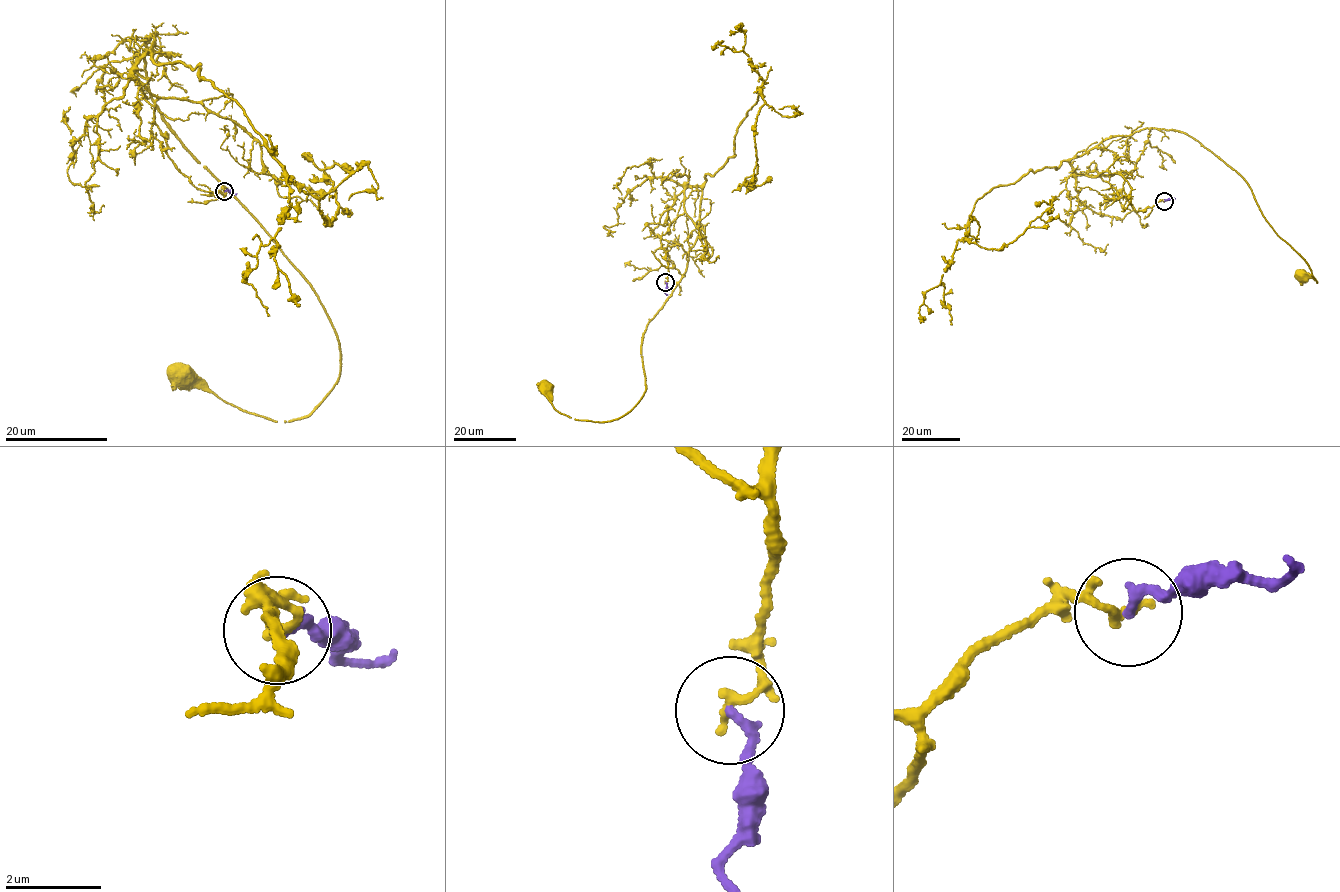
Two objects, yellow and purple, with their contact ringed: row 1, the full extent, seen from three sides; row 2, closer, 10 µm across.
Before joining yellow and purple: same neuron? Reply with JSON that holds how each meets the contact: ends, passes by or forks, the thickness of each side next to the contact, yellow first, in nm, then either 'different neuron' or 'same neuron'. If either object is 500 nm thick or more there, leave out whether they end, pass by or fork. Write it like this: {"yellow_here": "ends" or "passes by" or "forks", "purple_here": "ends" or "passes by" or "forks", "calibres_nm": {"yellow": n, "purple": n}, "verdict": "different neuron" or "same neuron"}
{"yellow_here": "ends", "purple_here": "ends", "calibres_nm": {"yellow": 200, "purple": 200}, "verdict": "different neuron"}

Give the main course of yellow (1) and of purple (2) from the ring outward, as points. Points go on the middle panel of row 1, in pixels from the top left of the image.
1: (665, 282), (661, 237), (699, 187), (698, 234), (643, 334), (634, 407), (575, 419), (544, 387)
2: (665, 282), (668, 295)

